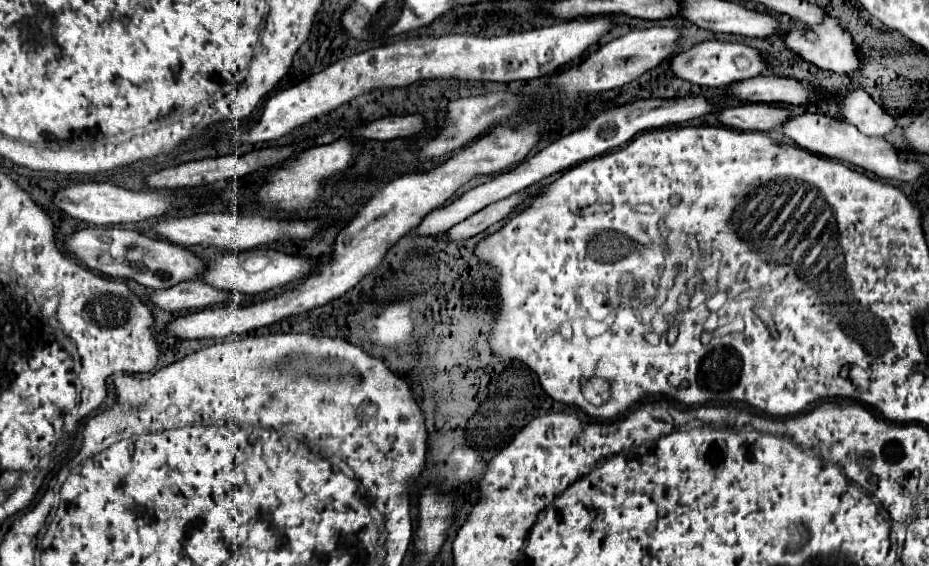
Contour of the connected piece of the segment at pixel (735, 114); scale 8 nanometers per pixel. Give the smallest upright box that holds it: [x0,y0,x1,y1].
[718,104,790,132]

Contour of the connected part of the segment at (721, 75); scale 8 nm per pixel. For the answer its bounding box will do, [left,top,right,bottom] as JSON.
[668,40,766,88]

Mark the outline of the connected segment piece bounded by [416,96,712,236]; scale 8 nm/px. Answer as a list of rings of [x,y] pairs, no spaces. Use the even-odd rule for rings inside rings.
[[[702,96],[672,98],[672,100],[656,100],[656,98],[636,100],[632,104],[608,110],[608,112],[596,116],[584,128],[580,128],[580,130],[576,130],[572,134],[566,134],[566,136],[554,140],[550,146],[546,146],[544,150],[540,150],[532,158],[524,160],[516,168],[512,168],[508,172],[502,172],[496,178],[492,178],[490,182],[468,190],[458,200],[454,200],[450,206],[444,206],[444,208],[438,208],[438,210],[430,212],[422,220],[422,224],[416,228],[416,232],[418,234],[432,234],[432,236],[440,234],[440,232],[446,232],[456,222],[466,220],[466,216],[472,216],[474,212],[480,212],[488,204],[498,202],[498,200],[502,200],[502,198],[506,198],[506,196],[510,196],[514,192],[520,192],[520,190],[524,190],[524,188],[528,188],[528,186],[532,186],[532,184],[536,184],[540,180],[544,180],[544,178],[548,178],[552,174],[558,174],[562,170],[568,170],[568,168],[572,168],[572,166],[576,166],[580,162],[586,162],[590,158],[596,158],[596,156],[602,156],[602,154],[606,154],[610,150],[616,150],[616,148],[624,146],[626,142],[630,142],[640,132],[672,126],[672,124],[682,124],[682,122],[688,122],[692,118],[700,118],[700,116],[704,116],[708,112],[712,112],[712,104],[706,98],[702,98]]]

